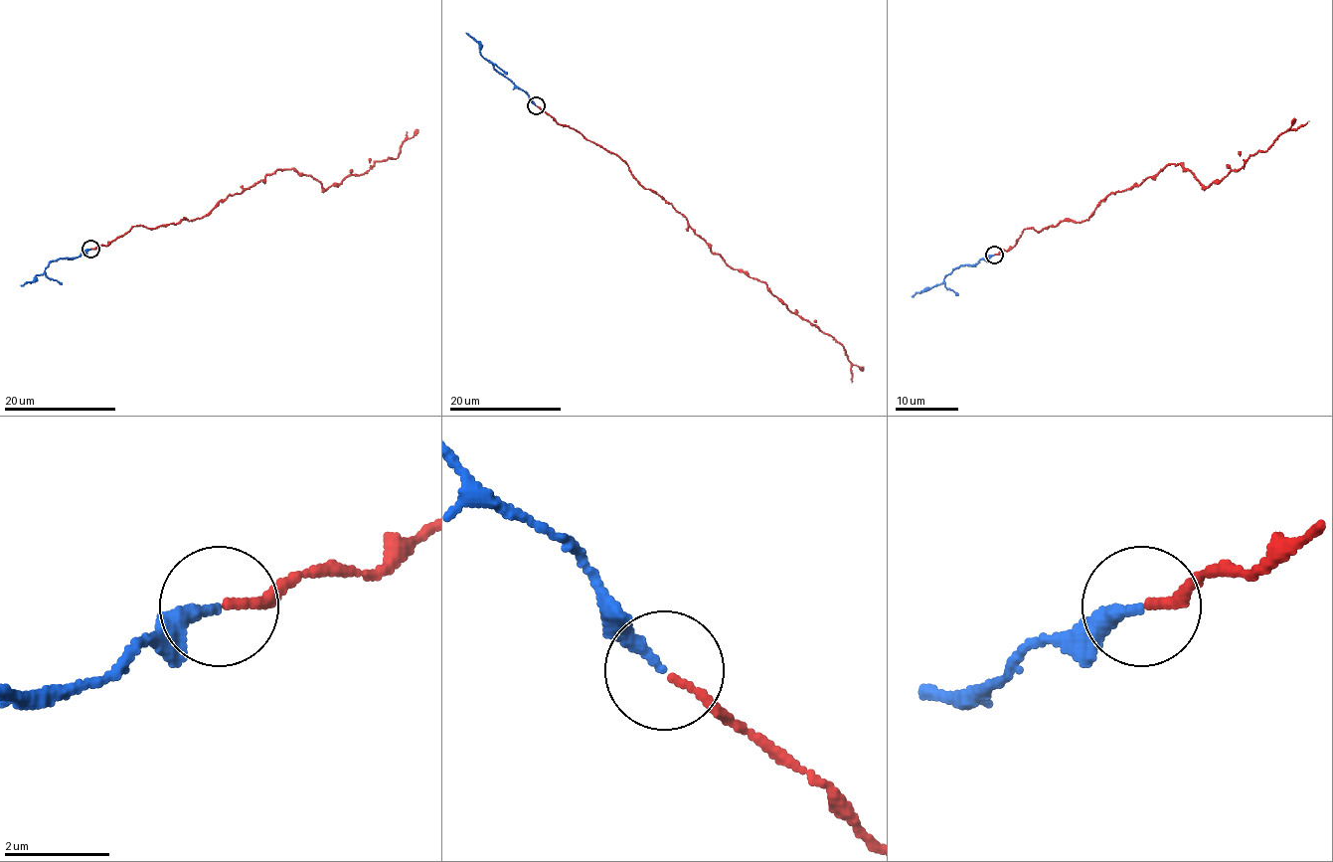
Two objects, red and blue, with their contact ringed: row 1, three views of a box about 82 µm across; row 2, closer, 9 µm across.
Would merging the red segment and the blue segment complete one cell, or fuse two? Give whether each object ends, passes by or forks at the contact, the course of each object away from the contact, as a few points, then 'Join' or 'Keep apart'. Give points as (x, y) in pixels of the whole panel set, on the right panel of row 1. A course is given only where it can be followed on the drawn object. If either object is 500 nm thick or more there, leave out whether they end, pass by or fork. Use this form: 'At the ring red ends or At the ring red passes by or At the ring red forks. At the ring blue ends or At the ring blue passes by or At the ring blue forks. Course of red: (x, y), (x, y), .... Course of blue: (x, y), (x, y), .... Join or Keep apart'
At the ring red ends. At the ring blue ends. Course of red: (994, 255), (1008, 251), (1024, 229), (1089, 219), (1110, 194), (1172, 164), (1204, 186), (1216, 183), (1308, 120). Course of blue: (994, 255), (983, 258), (976, 263), (956, 266), (940, 284), (925, 287), (912, 297). Join

